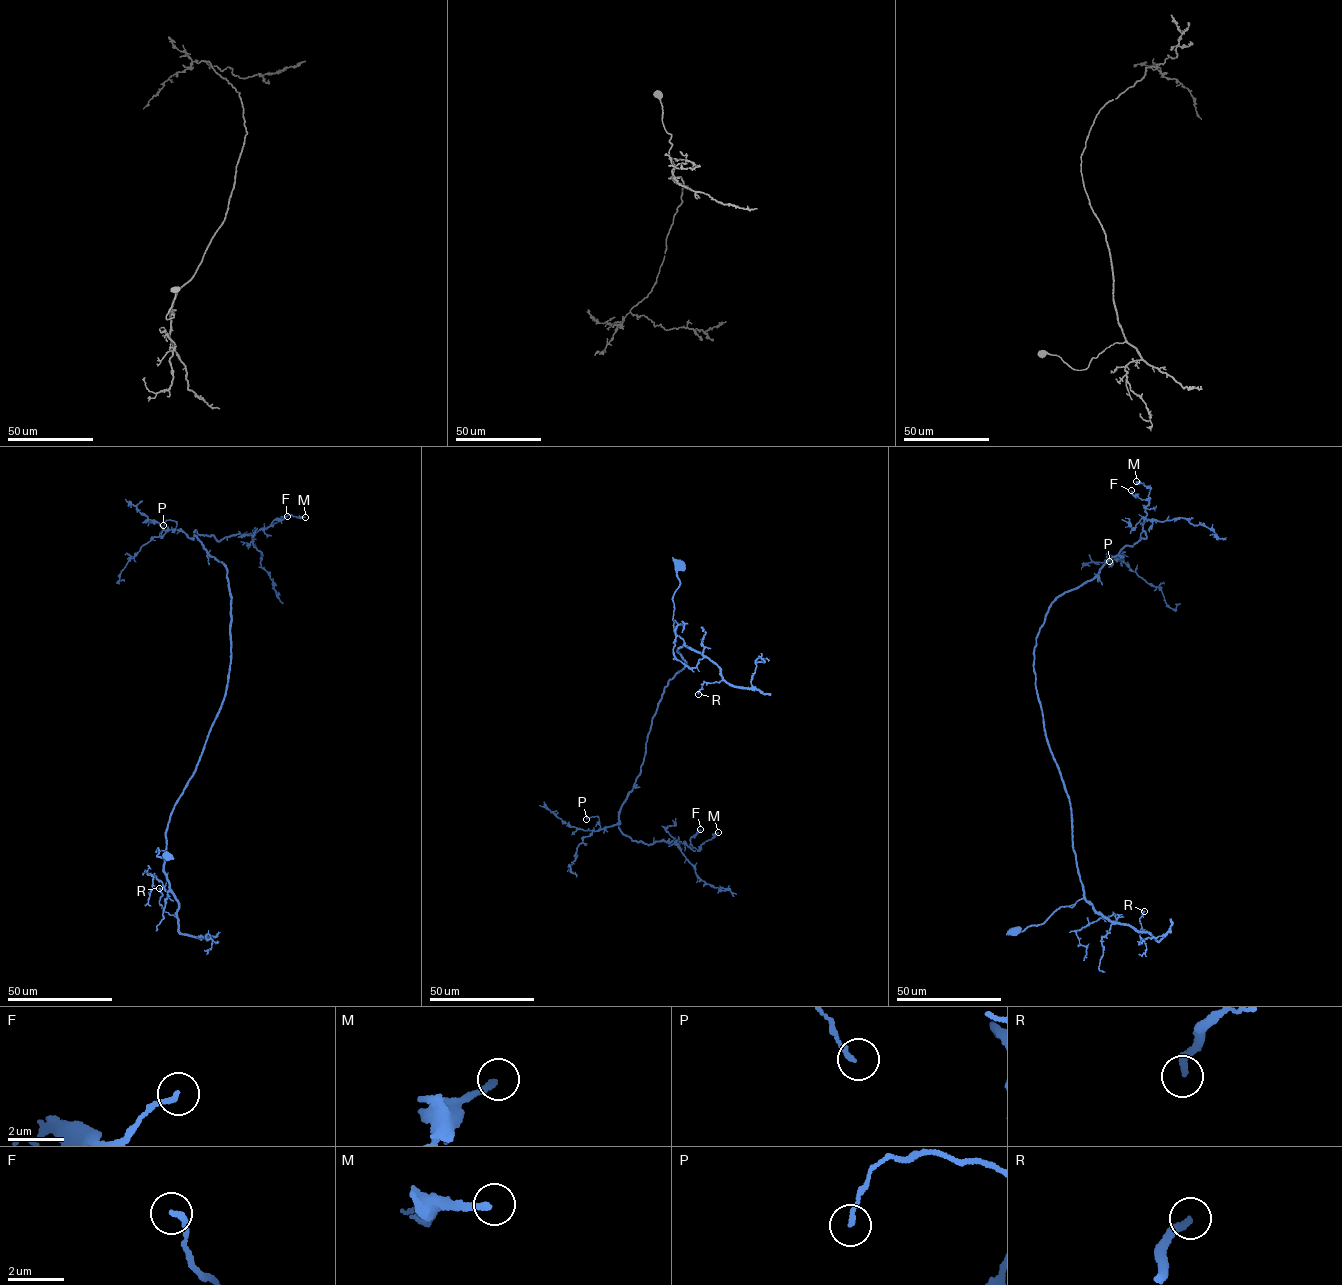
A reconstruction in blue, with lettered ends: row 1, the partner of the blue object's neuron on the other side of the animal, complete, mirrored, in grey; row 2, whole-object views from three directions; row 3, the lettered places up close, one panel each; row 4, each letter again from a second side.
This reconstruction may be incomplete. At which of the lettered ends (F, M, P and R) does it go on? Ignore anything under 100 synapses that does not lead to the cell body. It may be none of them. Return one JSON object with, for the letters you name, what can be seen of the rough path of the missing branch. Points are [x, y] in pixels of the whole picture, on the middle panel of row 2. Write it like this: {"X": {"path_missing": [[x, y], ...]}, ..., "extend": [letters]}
{"extend": []}

